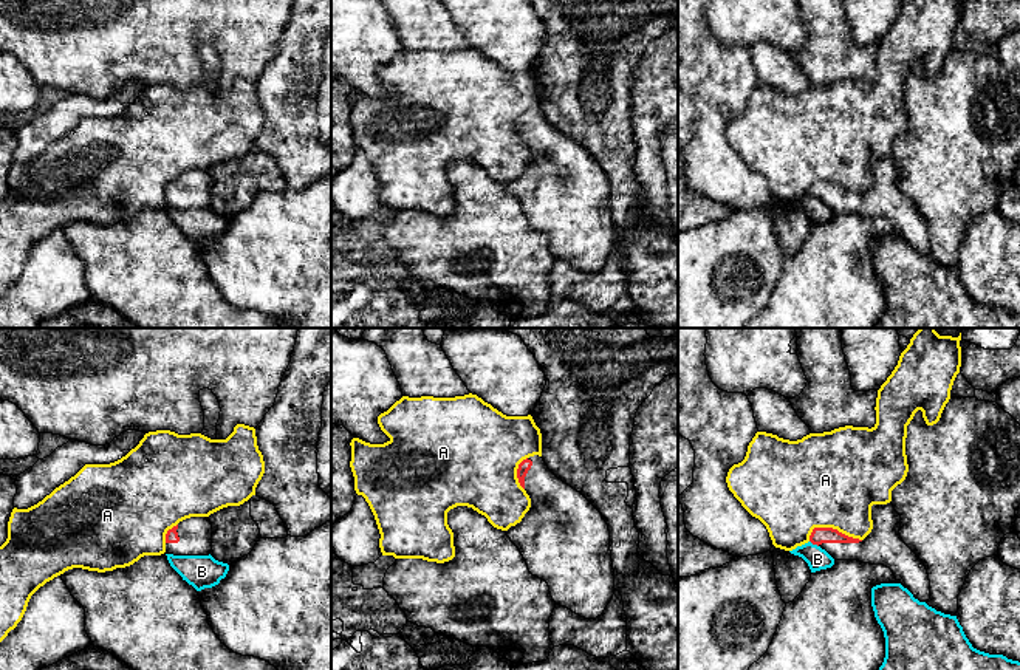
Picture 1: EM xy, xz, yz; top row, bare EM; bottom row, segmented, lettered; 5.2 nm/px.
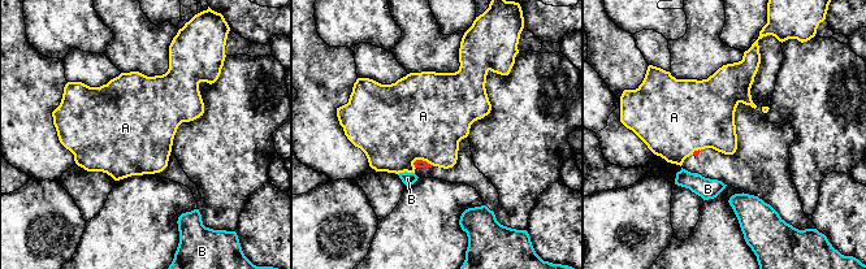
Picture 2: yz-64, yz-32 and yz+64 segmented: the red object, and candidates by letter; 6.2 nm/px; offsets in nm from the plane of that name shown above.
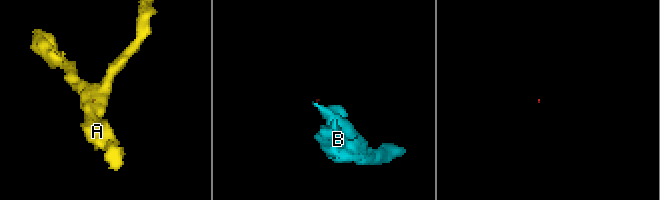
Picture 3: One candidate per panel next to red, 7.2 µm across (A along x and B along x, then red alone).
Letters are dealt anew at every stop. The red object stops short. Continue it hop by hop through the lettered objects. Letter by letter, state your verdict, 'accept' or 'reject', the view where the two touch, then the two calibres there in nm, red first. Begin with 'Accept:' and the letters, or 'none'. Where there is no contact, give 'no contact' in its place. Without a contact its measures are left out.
Accept: none
A: reject; contact in yz; calibres 90 and 480 nm
B: reject; contact in yz; calibres 90 and 120 nm

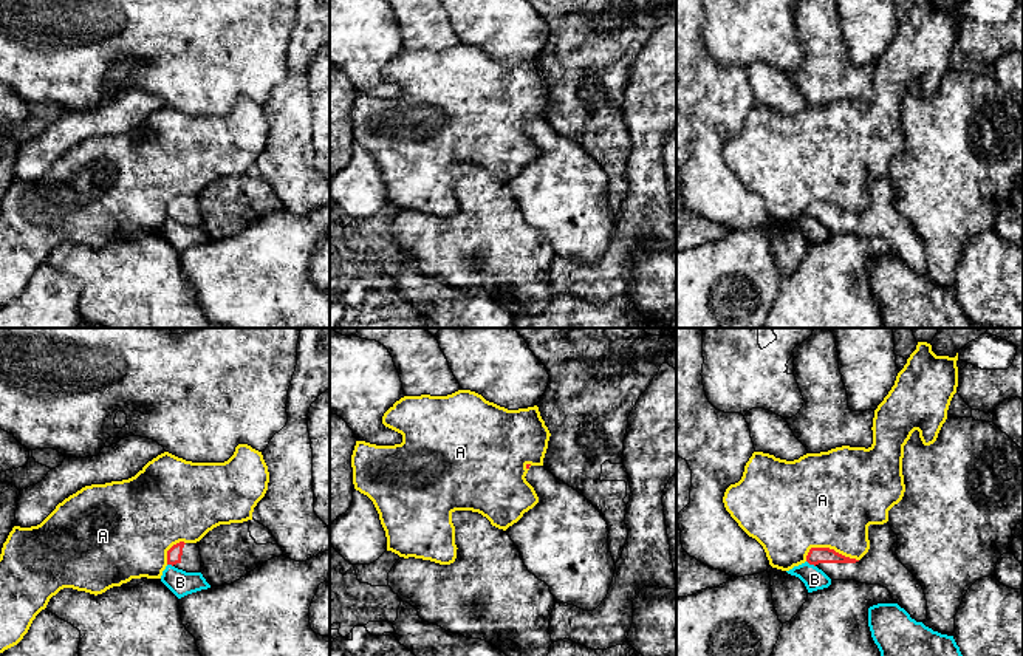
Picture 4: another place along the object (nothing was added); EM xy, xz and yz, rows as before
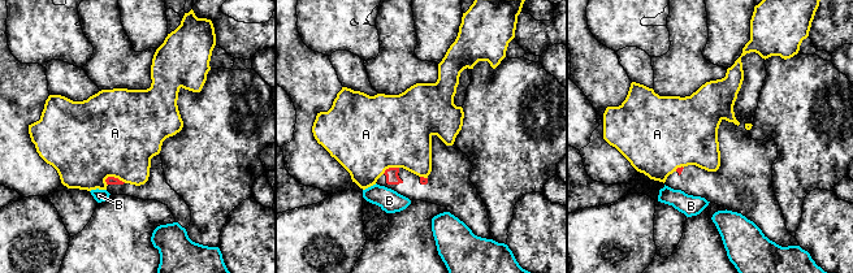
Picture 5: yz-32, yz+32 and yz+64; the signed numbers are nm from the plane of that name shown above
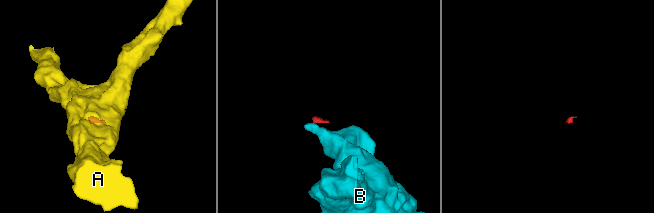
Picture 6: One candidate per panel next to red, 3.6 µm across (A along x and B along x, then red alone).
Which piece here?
Accept: none
A: reject; contact in yz; calibres 90 and 480 nm
B: reject; contact in yz; calibres 90 and 120 nm

